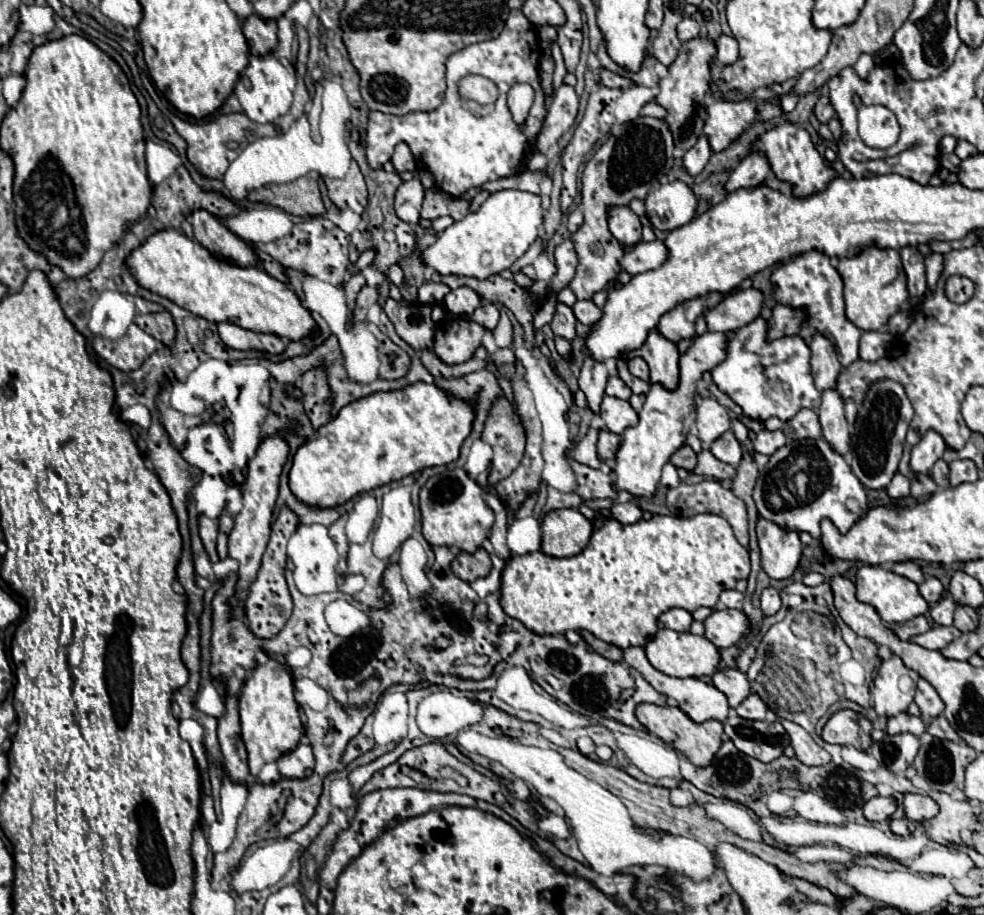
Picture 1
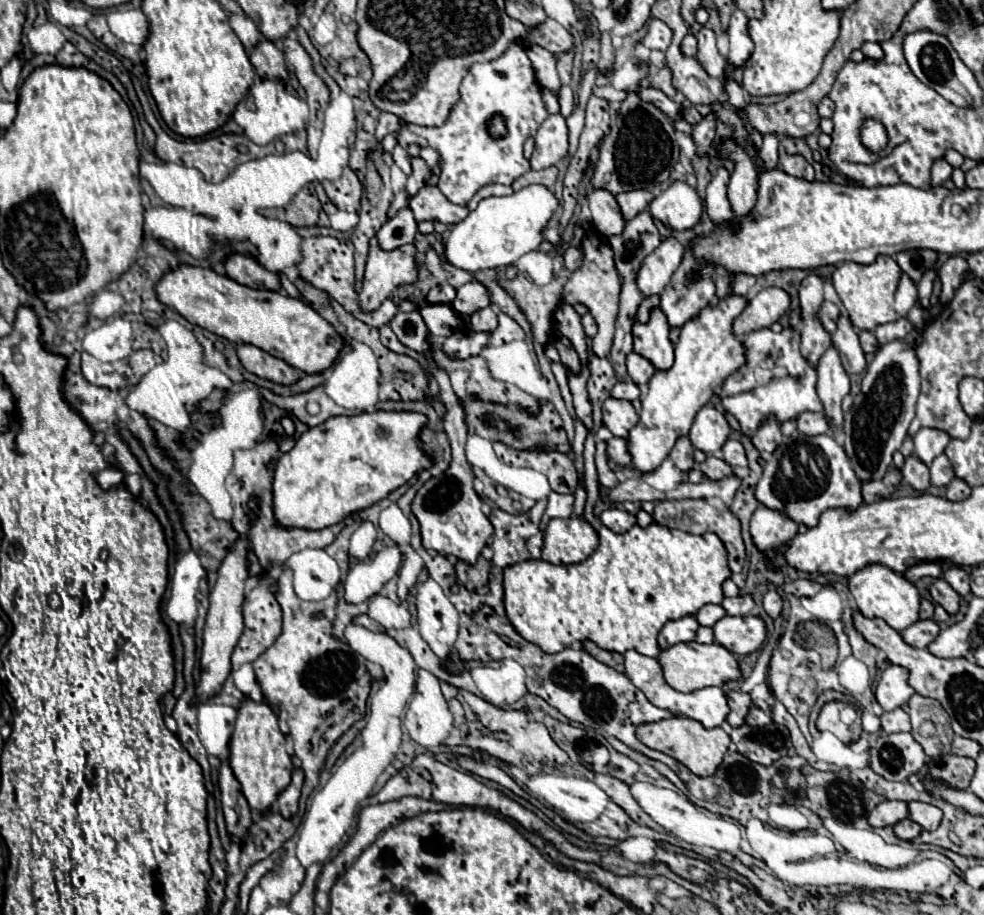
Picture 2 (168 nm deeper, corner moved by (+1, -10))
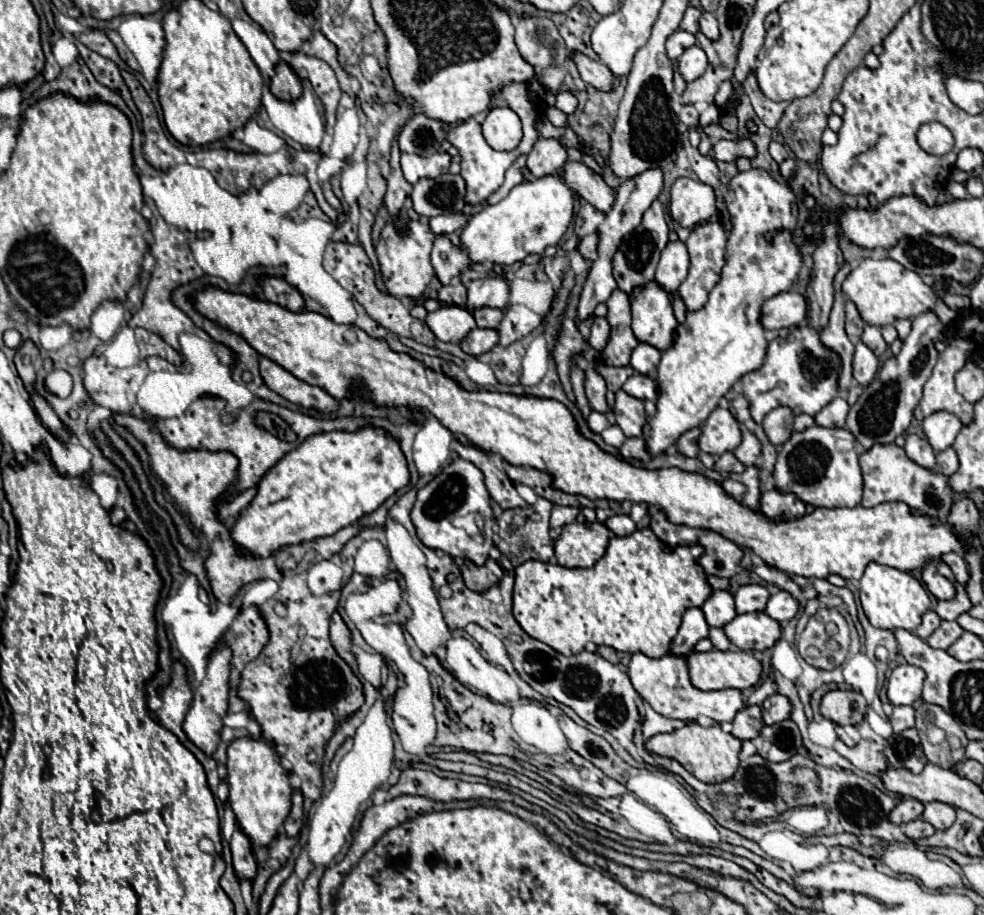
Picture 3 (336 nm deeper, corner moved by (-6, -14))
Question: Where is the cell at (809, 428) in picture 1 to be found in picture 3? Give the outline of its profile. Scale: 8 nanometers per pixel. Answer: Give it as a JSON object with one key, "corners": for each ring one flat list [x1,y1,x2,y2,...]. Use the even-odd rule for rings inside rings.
{"corners":[[834,398,824,410,814,416,814,422,824,428,844,428,848,416,848,402,844,398]]}

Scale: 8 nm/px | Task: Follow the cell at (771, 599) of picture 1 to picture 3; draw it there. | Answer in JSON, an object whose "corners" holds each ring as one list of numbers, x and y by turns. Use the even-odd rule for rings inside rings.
{"corners":[[778,592,768,600,766,614,778,622,788,622,796,616,798,612,798,602,788,594,788,592]]}

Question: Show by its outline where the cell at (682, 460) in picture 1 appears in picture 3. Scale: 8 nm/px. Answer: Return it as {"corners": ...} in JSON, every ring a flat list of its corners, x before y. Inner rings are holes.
{"corners":[[692,428,688,432,684,432,678,442,676,442,676,448,680,454,688,456,688,458,696,458,698,456,698,436,700,436,700,428]]}

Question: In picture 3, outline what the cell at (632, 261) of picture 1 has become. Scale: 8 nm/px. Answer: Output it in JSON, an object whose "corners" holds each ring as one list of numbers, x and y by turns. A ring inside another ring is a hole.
{"corners":[[668,242,660,256,660,264,656,268,656,284,664,288,668,294,676,292,678,286,688,276,688,250,682,242]]}

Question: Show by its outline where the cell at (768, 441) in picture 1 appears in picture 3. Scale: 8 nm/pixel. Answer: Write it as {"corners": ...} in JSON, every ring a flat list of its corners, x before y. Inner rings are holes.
{"corners":[[784,406,772,410,764,416,762,428,764,428,768,440,772,442,772,446,782,446,792,436,792,422,794,422,794,416]]}

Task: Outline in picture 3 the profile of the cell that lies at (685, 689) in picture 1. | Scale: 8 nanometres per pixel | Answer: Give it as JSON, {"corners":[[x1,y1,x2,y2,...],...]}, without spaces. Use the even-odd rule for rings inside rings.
{"corners":[[642,652,632,654,632,660,628,664,628,676,632,680,632,686,636,692,662,716,666,718,678,718,684,722,692,722,698,716,708,716,714,722,732,722,738,710,742,710,742,692,728,688,718,692,702,692,696,690,688,680,688,666,682,656,666,654,662,658,648,658]]}

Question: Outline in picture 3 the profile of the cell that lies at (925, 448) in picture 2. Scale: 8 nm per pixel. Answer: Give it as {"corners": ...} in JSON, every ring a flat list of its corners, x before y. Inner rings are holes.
{"corners":[[940,412,940,414,928,416,922,422,922,428,924,428,928,444,938,454,938,452,942,452,942,450,946,450,946,448,950,448,954,444,954,438,958,436,962,424,960,424,960,420,956,416]]}

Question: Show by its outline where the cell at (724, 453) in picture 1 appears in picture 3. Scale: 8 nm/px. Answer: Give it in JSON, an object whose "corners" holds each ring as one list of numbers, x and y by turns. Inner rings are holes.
{"corners":[[748,430,742,436,742,444,734,450,734,456,744,464,744,466,756,466,760,460,760,442,754,434,750,434]]}

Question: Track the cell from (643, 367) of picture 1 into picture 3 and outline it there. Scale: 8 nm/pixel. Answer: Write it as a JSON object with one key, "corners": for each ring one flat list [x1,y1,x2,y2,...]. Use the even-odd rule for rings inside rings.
{"corners":[[638,344,636,350,632,352,632,358,630,358,630,366,638,374,644,374,648,378,656,376,658,362,660,362,660,350,656,350,650,344]]}

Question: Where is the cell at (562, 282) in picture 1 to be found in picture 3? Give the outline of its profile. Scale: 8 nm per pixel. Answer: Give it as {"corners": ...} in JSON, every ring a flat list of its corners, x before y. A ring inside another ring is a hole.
{"corners":[[596,234,584,236,584,238,580,240,580,244,578,244,578,250,580,250,580,254,582,254,586,260,594,262,594,260,598,258,598,254,596,254]]}

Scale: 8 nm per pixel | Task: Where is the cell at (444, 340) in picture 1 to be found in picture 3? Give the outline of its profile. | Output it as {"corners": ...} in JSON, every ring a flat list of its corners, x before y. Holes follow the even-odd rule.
{"corners":[[476,328,476,330,472,330,472,332,460,342,460,348,462,348,466,354,470,354,470,356,480,356,480,354,490,352,496,344,498,344,498,332,496,332,496,330]]}

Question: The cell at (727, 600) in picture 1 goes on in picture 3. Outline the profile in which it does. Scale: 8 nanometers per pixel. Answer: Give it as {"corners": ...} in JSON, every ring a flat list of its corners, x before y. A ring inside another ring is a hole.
{"corners":[[746,584,746,586,740,586,734,598,736,598,736,612,748,614,748,612,762,612,766,608,770,594,760,584]]}

